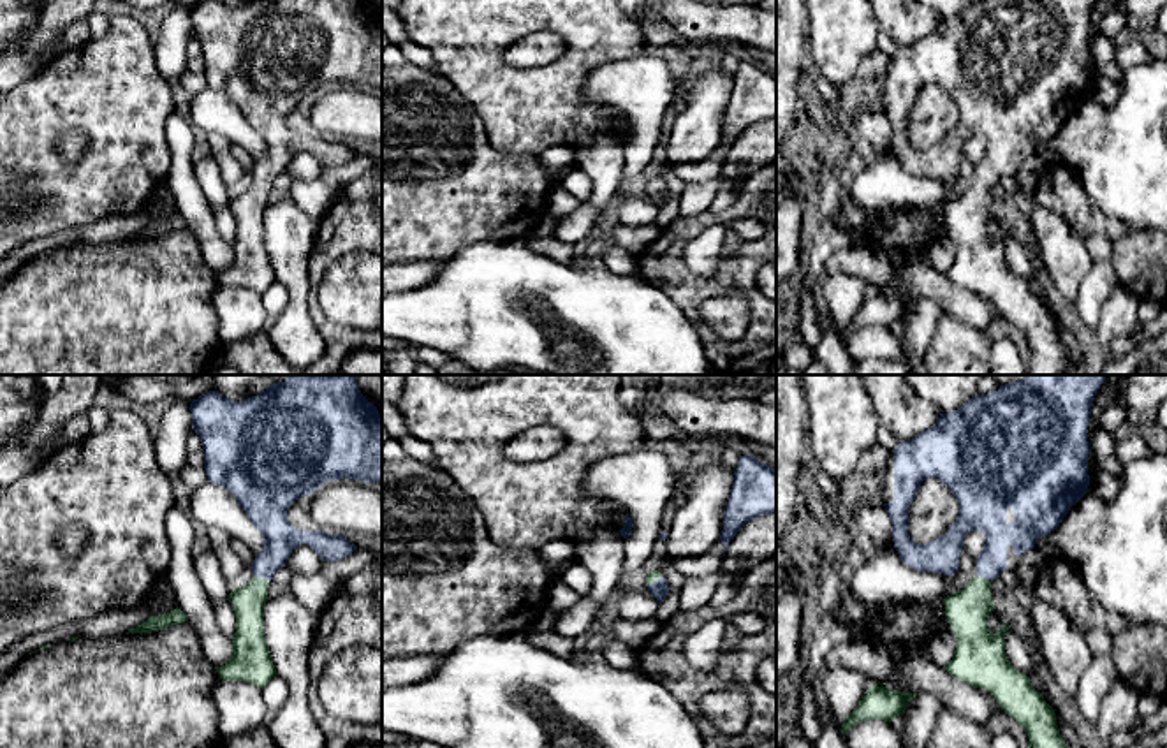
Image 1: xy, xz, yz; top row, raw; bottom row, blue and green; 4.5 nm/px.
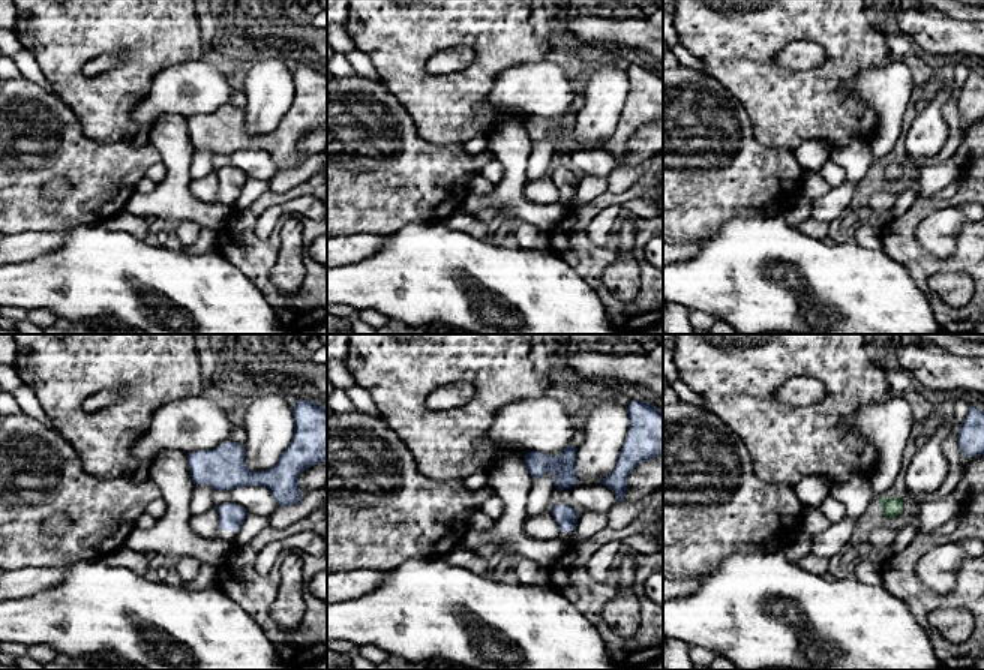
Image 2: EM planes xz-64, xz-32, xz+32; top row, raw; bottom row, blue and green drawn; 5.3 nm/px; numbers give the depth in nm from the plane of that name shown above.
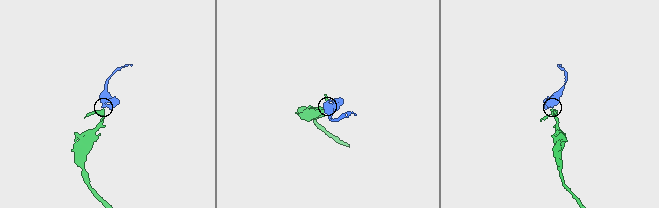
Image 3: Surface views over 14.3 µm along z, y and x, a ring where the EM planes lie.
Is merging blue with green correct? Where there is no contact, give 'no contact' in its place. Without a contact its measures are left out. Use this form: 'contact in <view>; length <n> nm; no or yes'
contact in xy; length 80 nm; yes

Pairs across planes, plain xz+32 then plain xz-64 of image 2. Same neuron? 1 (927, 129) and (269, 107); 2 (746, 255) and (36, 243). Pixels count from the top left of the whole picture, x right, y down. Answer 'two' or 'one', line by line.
1: one
2: two

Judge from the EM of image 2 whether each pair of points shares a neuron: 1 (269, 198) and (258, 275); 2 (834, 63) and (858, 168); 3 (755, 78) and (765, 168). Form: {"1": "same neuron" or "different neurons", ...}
{"1": "same neuron", "2": "different neurons", "3": "different neurons"}

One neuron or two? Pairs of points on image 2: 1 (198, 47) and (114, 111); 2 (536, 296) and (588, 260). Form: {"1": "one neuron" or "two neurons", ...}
{"1": "one neuron", "2": "two neurons"}

